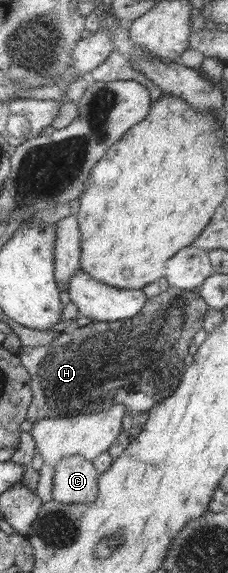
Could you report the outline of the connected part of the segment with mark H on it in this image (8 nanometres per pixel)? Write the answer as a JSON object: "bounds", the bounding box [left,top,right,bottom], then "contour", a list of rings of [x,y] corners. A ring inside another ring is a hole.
{"bounds":[16,287,209,458],"contour":[[[169,287],[158,296],[148,297],[144,308],[136,316],[110,322],[94,321],[89,325],[76,326],[73,330],[62,332],[48,345],[22,345],[16,354],[32,374],[33,400],[29,407],[29,420],[35,422],[45,418],[68,418],[102,412],[116,404],[123,404],[126,407],[123,432],[126,434],[122,436],[129,440],[118,440],[118,444],[110,448],[111,457],[118,458],[127,450],[131,441],[144,430],[149,418],[149,410],[176,391],[176,386],[179,386],[178,380],[182,376],[182,372],[176,366],[180,366],[180,362],[188,354],[194,334],[203,329],[203,320],[209,309],[209,306],[203,302],[202,296],[191,291],[182,291],[182,288]],[[108,327],[110,327],[110,362],[108,362]],[[136,358],[138,362],[142,362],[140,358],[146,358],[146,364],[152,366],[134,366]]]}

